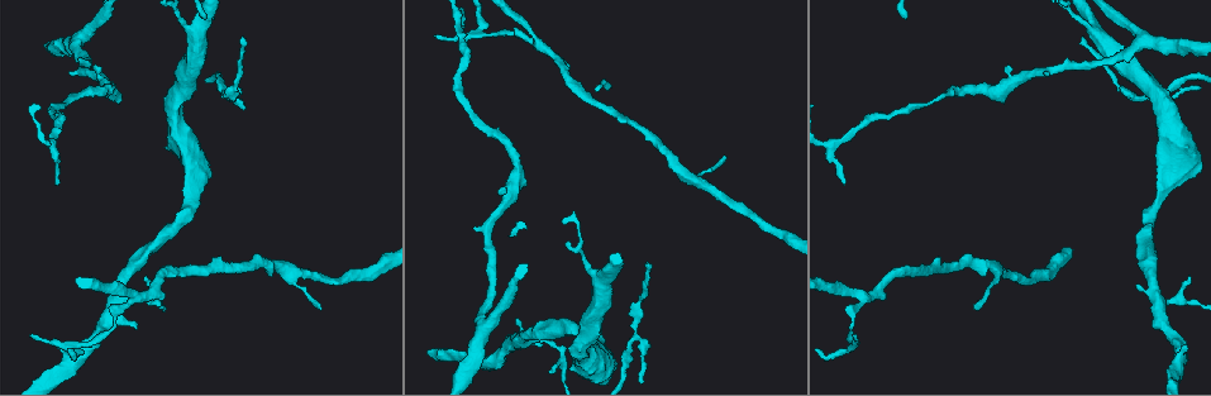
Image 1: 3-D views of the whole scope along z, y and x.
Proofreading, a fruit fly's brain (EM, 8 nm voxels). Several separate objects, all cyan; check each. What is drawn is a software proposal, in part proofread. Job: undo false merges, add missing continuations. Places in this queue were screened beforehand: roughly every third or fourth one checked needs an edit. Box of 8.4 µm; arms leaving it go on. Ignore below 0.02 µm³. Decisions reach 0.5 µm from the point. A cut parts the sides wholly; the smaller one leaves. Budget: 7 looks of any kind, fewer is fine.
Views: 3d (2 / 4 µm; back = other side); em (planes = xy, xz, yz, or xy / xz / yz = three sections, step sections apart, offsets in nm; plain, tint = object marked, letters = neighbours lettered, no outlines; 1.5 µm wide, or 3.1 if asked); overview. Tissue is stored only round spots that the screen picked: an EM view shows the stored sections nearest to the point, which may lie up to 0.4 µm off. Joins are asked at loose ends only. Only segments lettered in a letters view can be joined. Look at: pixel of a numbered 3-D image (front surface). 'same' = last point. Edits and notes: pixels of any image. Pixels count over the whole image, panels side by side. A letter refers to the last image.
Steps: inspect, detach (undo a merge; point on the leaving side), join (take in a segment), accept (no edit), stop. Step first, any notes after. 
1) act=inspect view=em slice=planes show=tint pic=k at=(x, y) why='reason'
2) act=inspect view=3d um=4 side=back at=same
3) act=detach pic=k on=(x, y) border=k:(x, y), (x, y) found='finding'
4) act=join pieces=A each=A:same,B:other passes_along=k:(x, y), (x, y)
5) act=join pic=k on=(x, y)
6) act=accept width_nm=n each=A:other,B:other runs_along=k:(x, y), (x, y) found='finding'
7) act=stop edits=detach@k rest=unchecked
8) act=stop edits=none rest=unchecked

act=inspect view=em um=3.1 slice=xy step=8 show=tint pic=1 at=(80, 39) why='branch point'

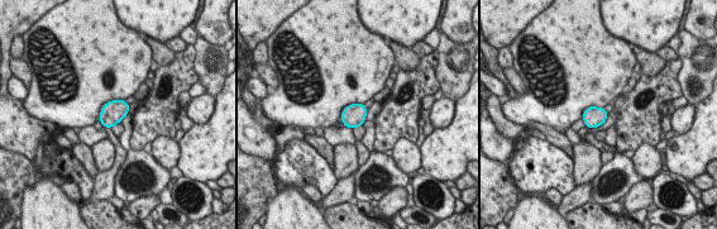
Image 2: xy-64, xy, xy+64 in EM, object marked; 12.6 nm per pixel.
act=inspect view=em um=3.1 slice=xy step=8 show=letters at=same why='see the neighbours'

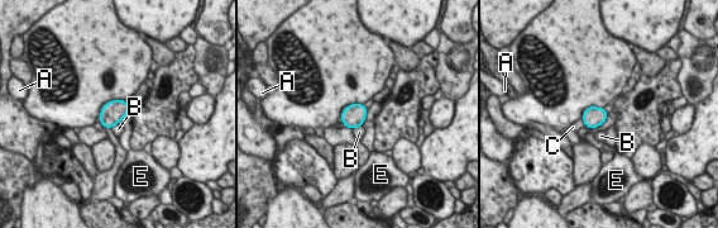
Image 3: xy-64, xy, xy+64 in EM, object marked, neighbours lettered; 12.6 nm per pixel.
act=accept each=A:other,B:other,C:other,E:other border=3:(120, 120), (111, 128) found='all the same neuron'

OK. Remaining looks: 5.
act=inspect view=3d um=4 pic=1 at=(1188, 278) why='thin end'

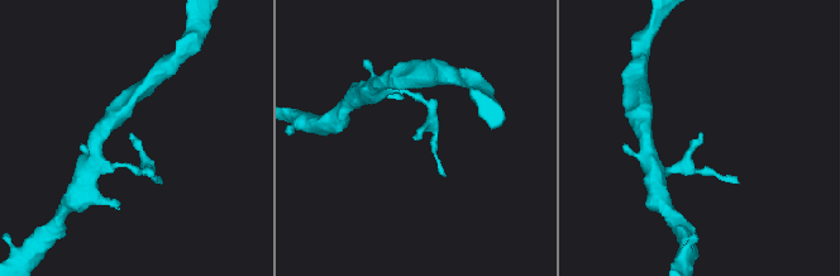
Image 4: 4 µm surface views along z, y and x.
act=inspect view=em slice=planes show=letters pic=4 at=(417, 140)

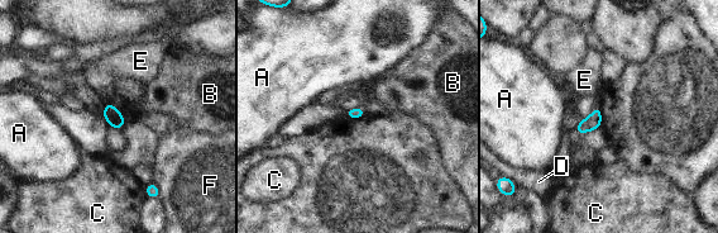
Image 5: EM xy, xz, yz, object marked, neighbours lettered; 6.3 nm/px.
act=accept each=A:other,B:other,C:other,D:other,E:other,F:other found='no lettered segment goes on from it'

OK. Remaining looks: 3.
act=inspect view=em slice=planes show=letters pic=1 at=(435, 37) why='tapers out'

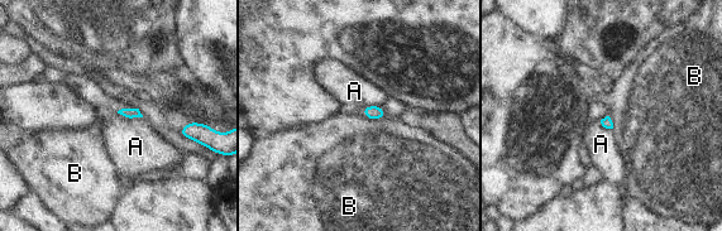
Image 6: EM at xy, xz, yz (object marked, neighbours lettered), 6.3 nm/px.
act=accept each=A:other,B:other border=6:(363, 114), (371, 119), (386, 116) found='no lettered segment goes on from it'

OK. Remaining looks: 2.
act=stop edits=none rest=unchecked

